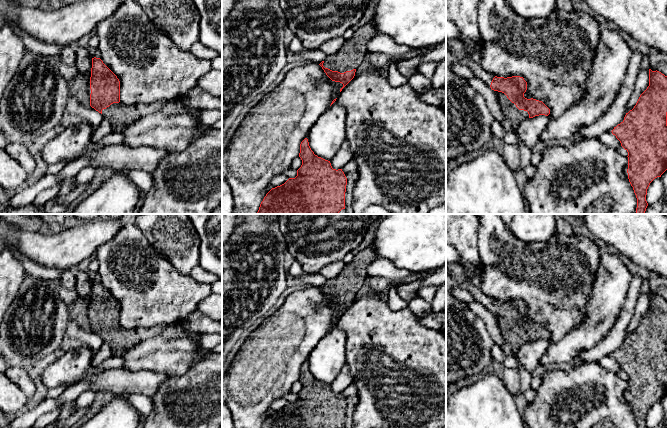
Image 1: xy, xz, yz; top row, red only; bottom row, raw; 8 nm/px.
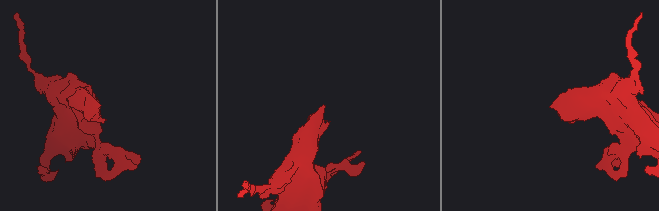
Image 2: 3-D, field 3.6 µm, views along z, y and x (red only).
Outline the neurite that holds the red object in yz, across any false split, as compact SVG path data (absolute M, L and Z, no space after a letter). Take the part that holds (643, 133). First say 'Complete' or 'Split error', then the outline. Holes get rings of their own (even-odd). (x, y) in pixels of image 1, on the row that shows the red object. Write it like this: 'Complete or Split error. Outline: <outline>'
Complete. Outline: M649 69L649 86L624 120L611 131L628 152L628 179L637 198L636 214L645 214L650 183L667 170L667 76Z

